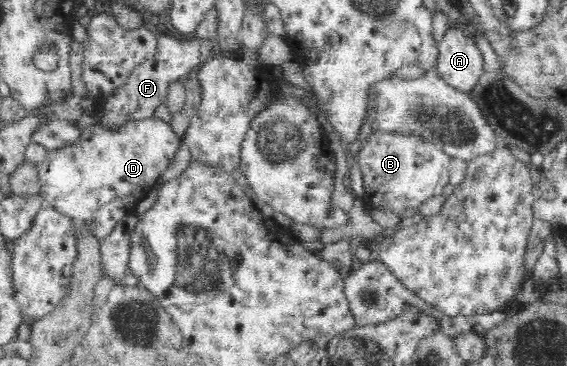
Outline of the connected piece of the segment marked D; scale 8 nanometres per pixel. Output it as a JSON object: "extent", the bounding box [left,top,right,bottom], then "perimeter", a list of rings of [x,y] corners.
{"extent":[37,117,181,239],"perimeter":[[[155,117],[129,121],[120,131],[101,129],[98,124],[87,126],[79,132],[74,144],[46,153],[45,160],[37,167],[39,192],[47,207],[66,214],[70,219],[70,228],[75,239],[81,239],[85,233],[100,239],[105,237],[119,220],[126,217],[129,209],[136,207],[156,179],[171,164],[181,140],[169,123]]]}

